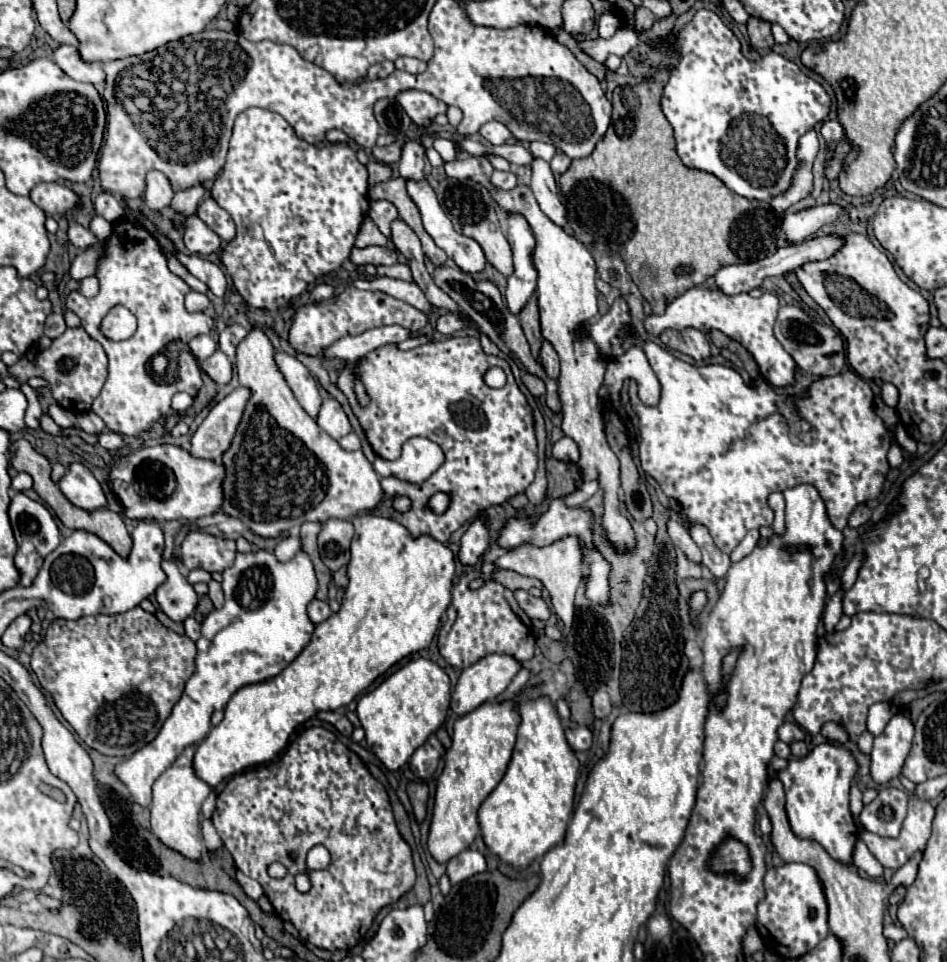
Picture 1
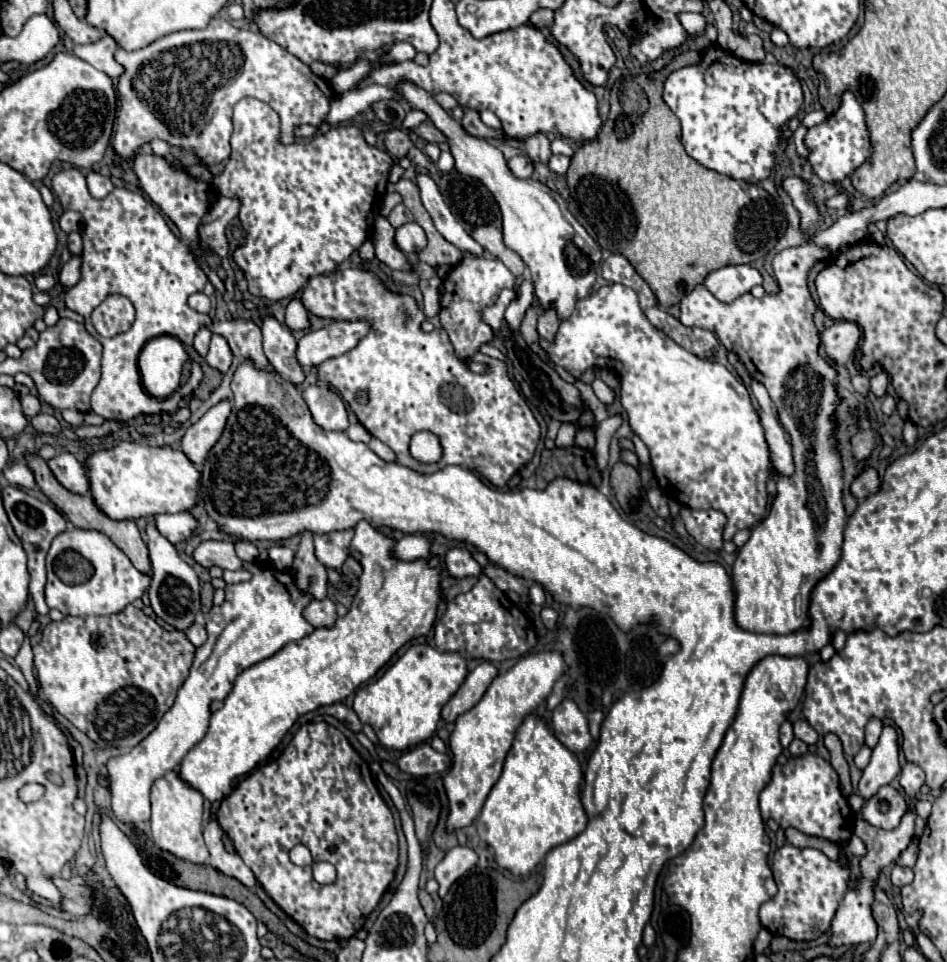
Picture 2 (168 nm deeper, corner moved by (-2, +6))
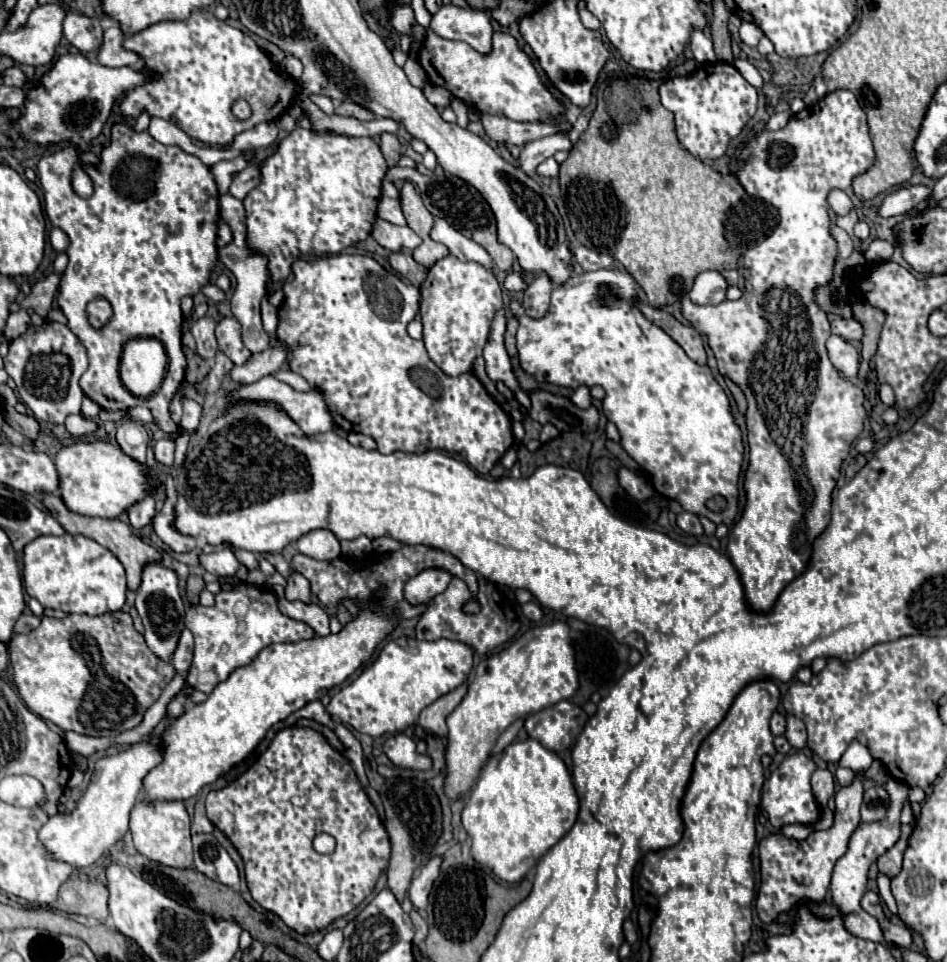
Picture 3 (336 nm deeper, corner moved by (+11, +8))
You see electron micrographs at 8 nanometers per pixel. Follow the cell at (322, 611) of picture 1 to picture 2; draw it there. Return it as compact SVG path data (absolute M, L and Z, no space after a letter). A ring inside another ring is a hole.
M324 598L324 600L310 600L308 606L304 608L304 618L314 626L314 628L330 628L336 622L336 606Z

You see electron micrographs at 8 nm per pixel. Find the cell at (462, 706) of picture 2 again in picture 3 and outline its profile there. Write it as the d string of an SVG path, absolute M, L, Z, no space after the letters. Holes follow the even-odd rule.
M463 682L461 686L457 686L455 690L451 690L449 694L441 696L439 700L435 700L433 704L429 704L421 716L419 716L419 726L425 728L427 732L435 734L435 736L447 736L447 726L445 726L445 718L459 706L459 702L463 700L463 696L467 694L467 682Z

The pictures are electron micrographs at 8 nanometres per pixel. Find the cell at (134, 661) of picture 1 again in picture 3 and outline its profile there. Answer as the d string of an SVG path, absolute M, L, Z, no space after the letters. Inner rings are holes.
M123 610L101 616L67 614L61 620L43 616L39 628L11 638L9 660L15 684L29 710L43 720L53 722L63 732L73 730L85 736L117 736L119 732L137 728L143 722L143 714L175 676L173 662L151 654L143 634L135 630L129 612Z

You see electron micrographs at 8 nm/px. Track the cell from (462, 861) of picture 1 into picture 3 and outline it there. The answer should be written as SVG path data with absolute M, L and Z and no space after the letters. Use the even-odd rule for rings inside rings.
M433 856L419 870L419 874L413 878L413 882L409 886L409 896L411 896L411 902L413 902L413 906L417 910L423 910L427 906L427 898L429 898L429 892L433 888L433 882L435 882L435 878L441 872L441 862L443 862L441 856Z

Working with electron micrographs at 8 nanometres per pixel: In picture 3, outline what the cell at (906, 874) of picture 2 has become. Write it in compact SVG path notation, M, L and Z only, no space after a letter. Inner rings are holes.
M903 826L901 828L901 838L897 840L897 844L887 850L879 860L877 860L877 866L879 866L879 872L889 876L889 878L895 878L901 870L901 860L903 860L903 850L907 848L907 840L909 840L909 834L911 834L911 826Z

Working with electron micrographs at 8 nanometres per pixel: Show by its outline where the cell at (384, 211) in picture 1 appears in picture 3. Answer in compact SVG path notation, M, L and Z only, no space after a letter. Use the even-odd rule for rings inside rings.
M381 198L379 200L379 208L377 208L377 218L381 220L387 220L391 224L397 224L397 226L405 226L405 216L401 212L401 204L399 200L391 200L391 198Z

